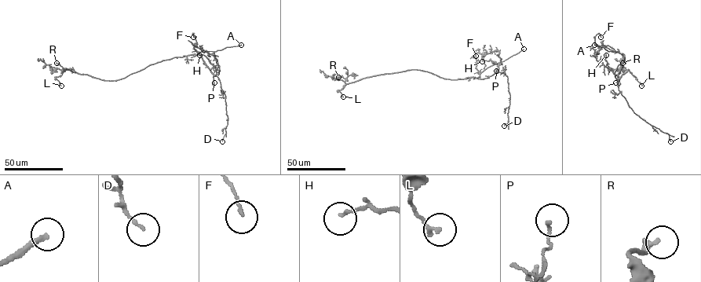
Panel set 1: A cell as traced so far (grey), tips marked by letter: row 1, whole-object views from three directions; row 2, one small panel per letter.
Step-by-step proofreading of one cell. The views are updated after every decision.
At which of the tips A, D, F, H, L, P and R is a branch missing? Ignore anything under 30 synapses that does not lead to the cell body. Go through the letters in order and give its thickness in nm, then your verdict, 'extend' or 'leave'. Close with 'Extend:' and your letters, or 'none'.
A: calibre 240 nm; extend
D: calibre 130 nm; leave
F: calibre 100 nm; leave
H: calibre 120 nm; leave
L: calibre 180 nm; leave
P: calibre 120 nm; leave
R: calibre 280 nm; leave
Extend: A

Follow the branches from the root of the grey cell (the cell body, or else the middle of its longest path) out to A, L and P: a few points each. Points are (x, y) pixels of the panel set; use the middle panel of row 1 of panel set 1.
A: (452, 79), (479, 78), (487, 68), (523, 49)
L: (452, 79), (421, 70), (407, 70), (366, 77), (347, 83), (337, 90), (343, 97)
P: (452, 79), (486, 78), (495, 72), (495, 75), (496, 71)

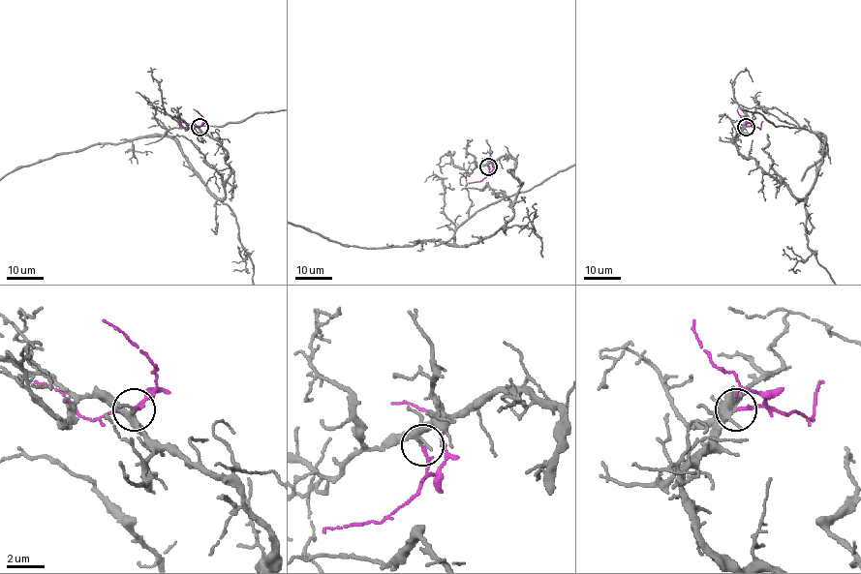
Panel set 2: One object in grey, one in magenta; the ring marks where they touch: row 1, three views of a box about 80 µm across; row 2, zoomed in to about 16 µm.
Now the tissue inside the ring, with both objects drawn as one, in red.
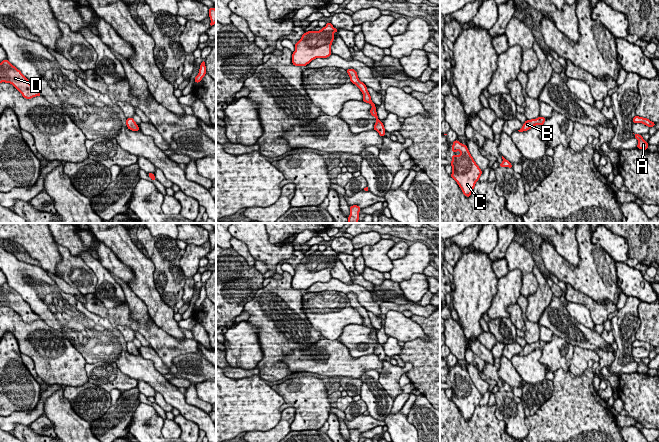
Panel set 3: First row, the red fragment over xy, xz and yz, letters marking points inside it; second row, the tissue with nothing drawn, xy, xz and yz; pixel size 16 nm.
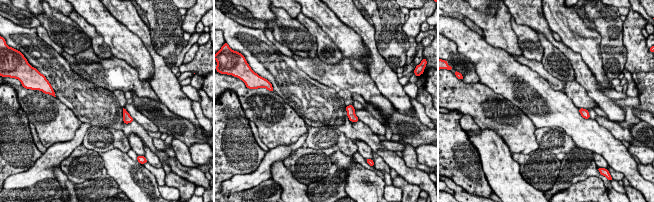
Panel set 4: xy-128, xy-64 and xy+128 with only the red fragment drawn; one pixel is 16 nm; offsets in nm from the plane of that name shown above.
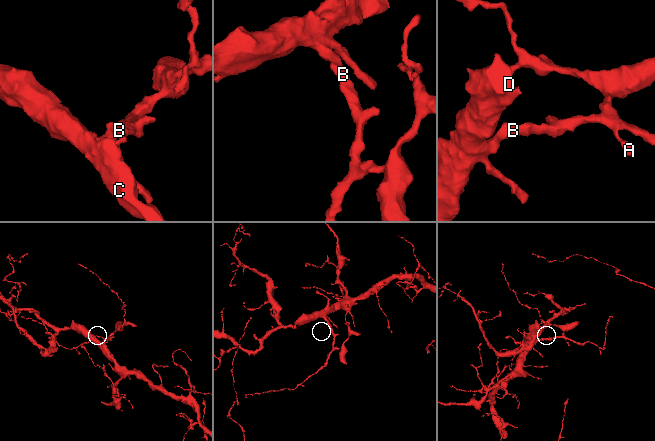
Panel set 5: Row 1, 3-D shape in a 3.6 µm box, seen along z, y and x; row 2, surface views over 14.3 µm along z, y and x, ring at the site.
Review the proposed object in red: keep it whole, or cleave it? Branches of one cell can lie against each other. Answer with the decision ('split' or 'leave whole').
leave whole

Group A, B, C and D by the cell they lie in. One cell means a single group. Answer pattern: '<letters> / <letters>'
A B C D

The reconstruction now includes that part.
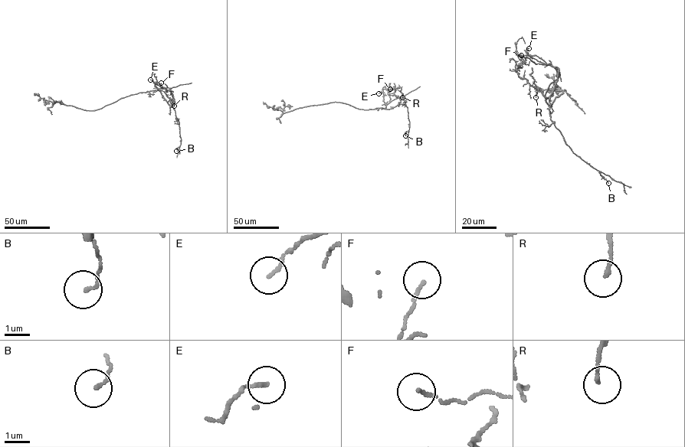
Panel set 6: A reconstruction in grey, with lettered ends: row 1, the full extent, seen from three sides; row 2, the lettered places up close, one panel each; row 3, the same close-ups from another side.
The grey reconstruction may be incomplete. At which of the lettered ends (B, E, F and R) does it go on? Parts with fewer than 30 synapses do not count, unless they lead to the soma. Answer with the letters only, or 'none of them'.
none of them

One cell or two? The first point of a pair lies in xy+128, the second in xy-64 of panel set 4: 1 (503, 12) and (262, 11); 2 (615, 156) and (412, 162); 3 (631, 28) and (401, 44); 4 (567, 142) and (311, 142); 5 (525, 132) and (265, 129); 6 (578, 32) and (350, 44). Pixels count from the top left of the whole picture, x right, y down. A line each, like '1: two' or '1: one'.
1: one
2: two
3: two
4: one
5: one
6: two

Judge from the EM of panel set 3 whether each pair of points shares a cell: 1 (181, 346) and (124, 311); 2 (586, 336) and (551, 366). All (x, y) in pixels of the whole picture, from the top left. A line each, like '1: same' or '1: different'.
1: same
2: different

